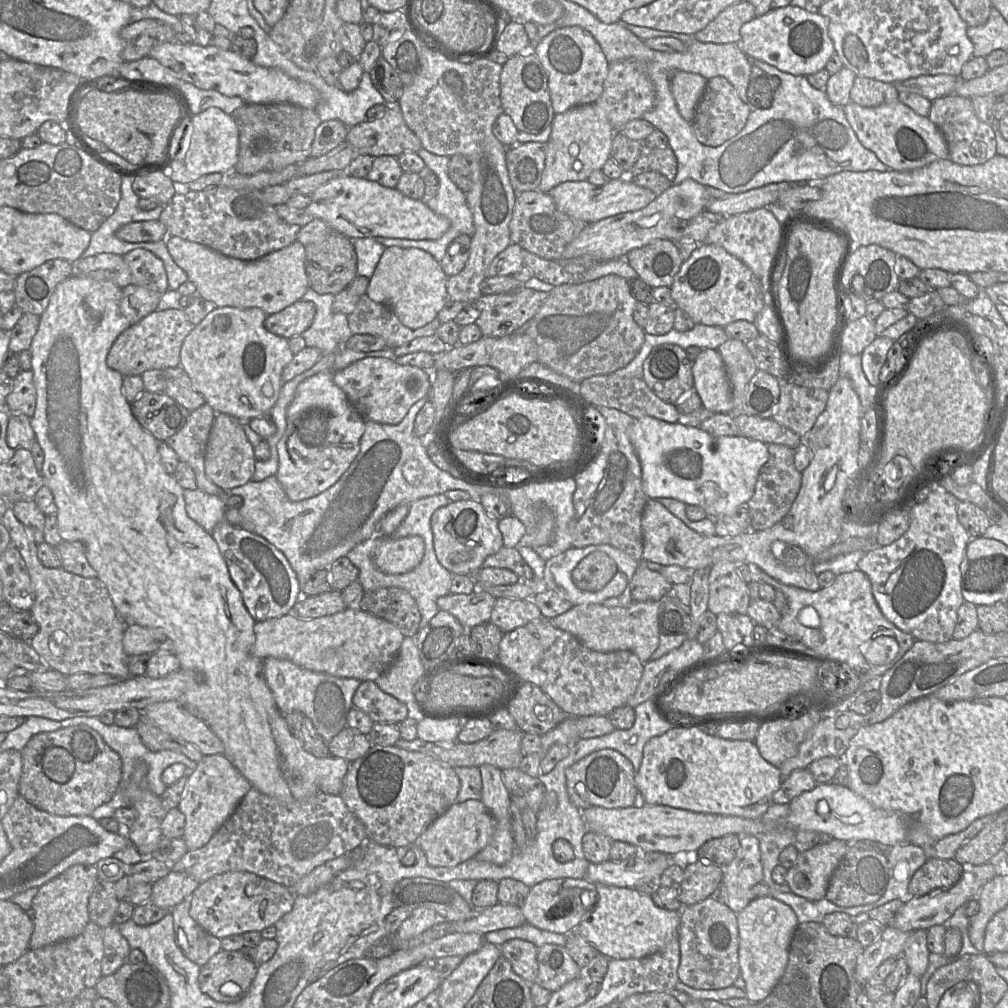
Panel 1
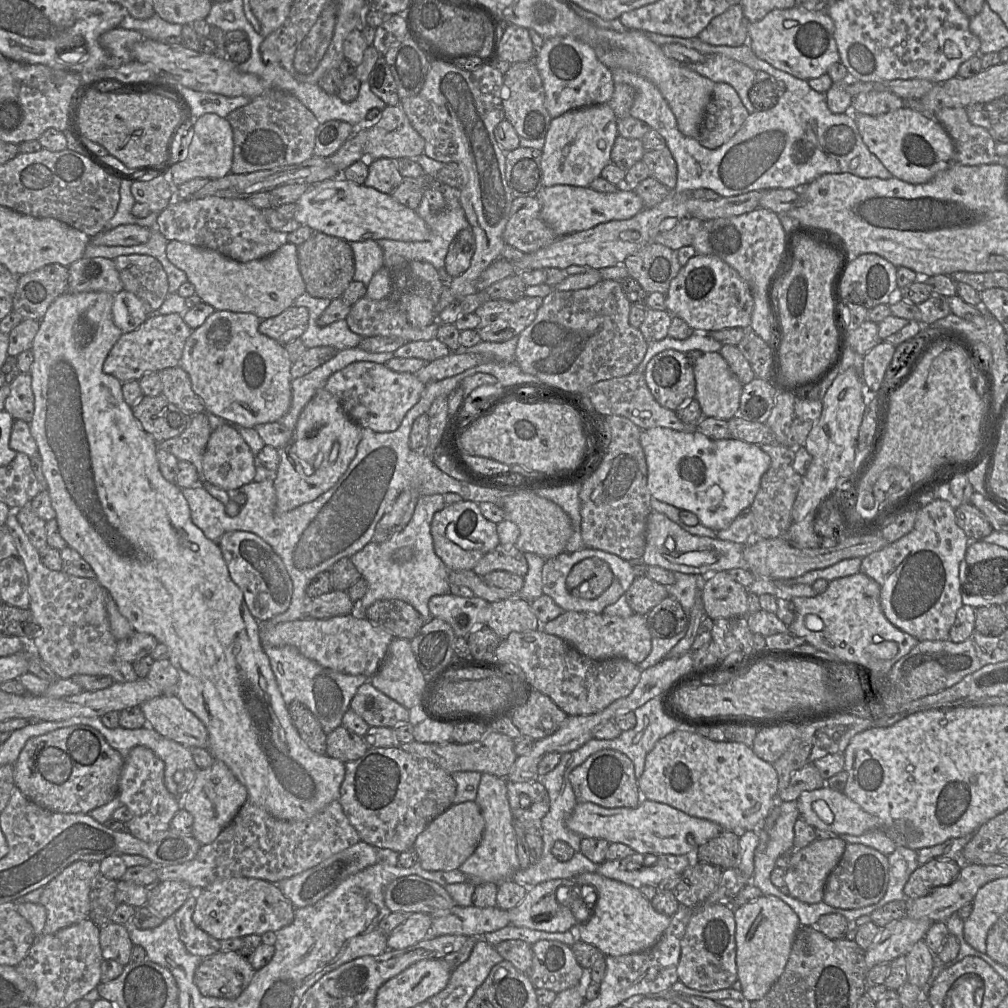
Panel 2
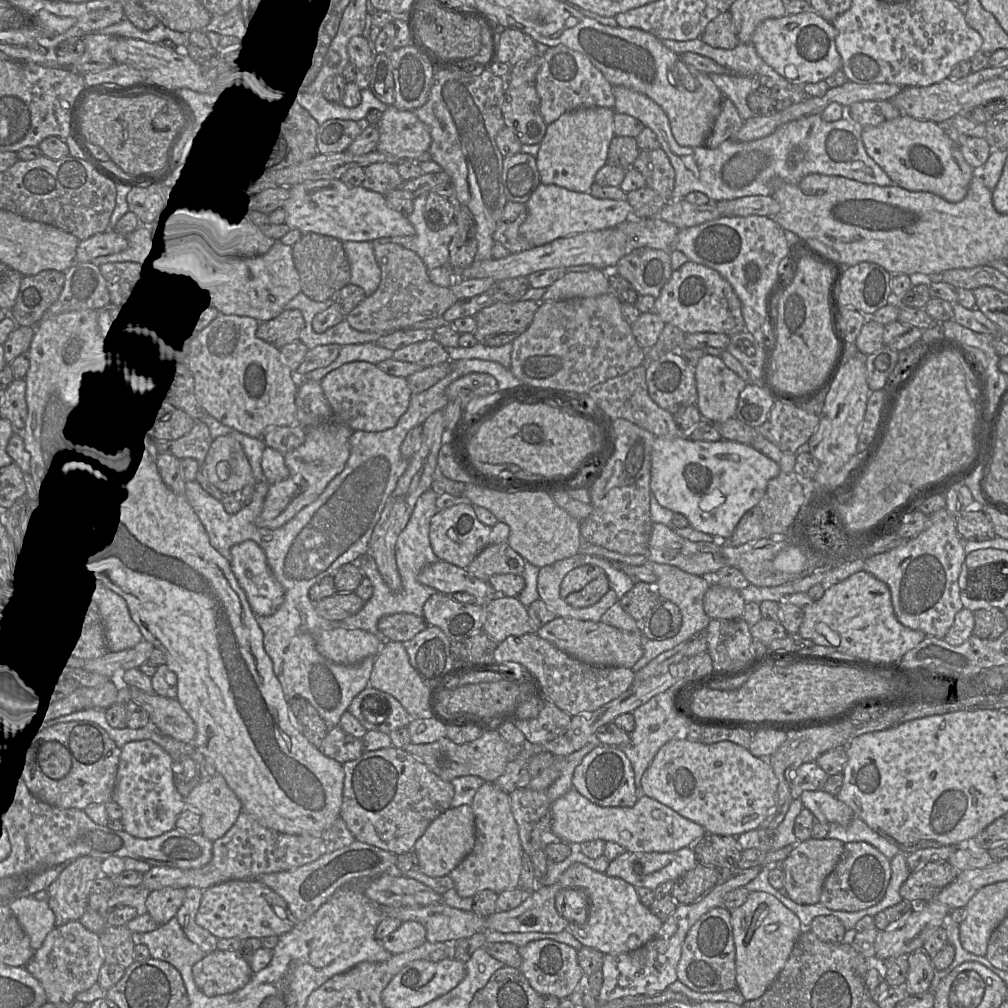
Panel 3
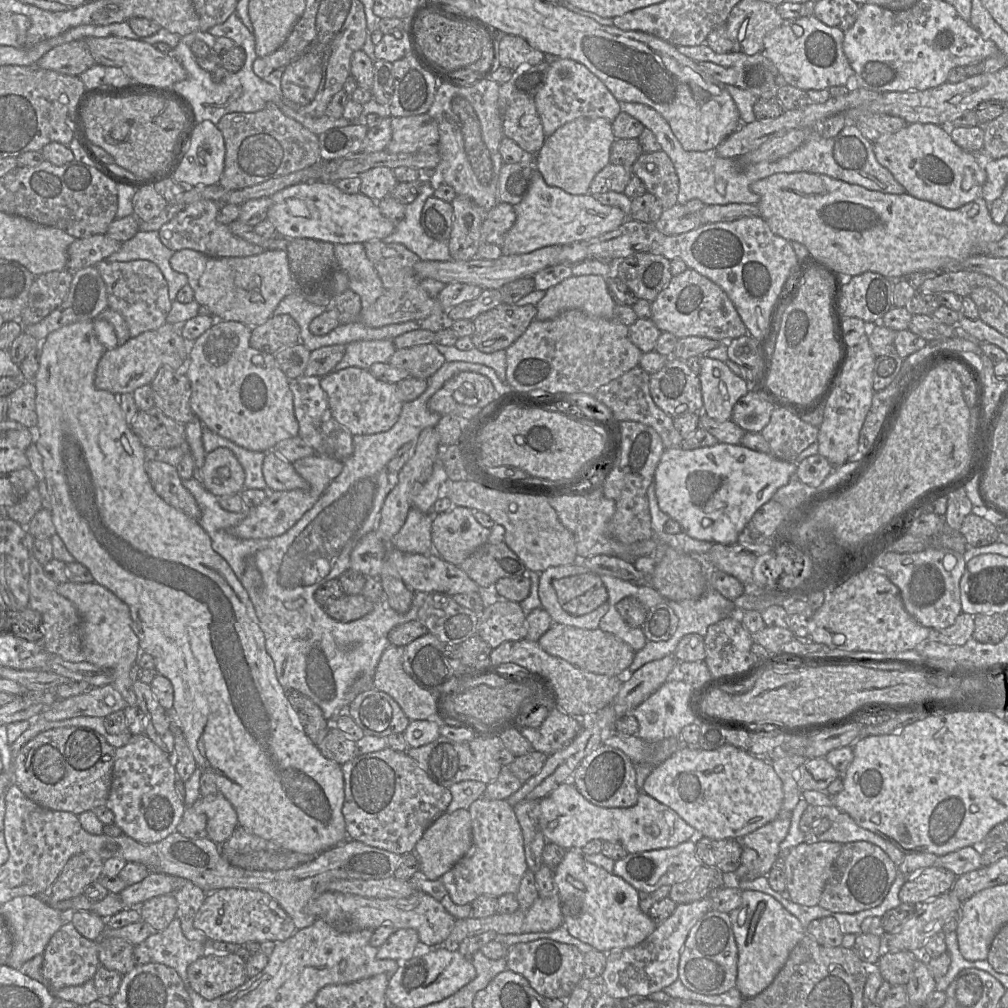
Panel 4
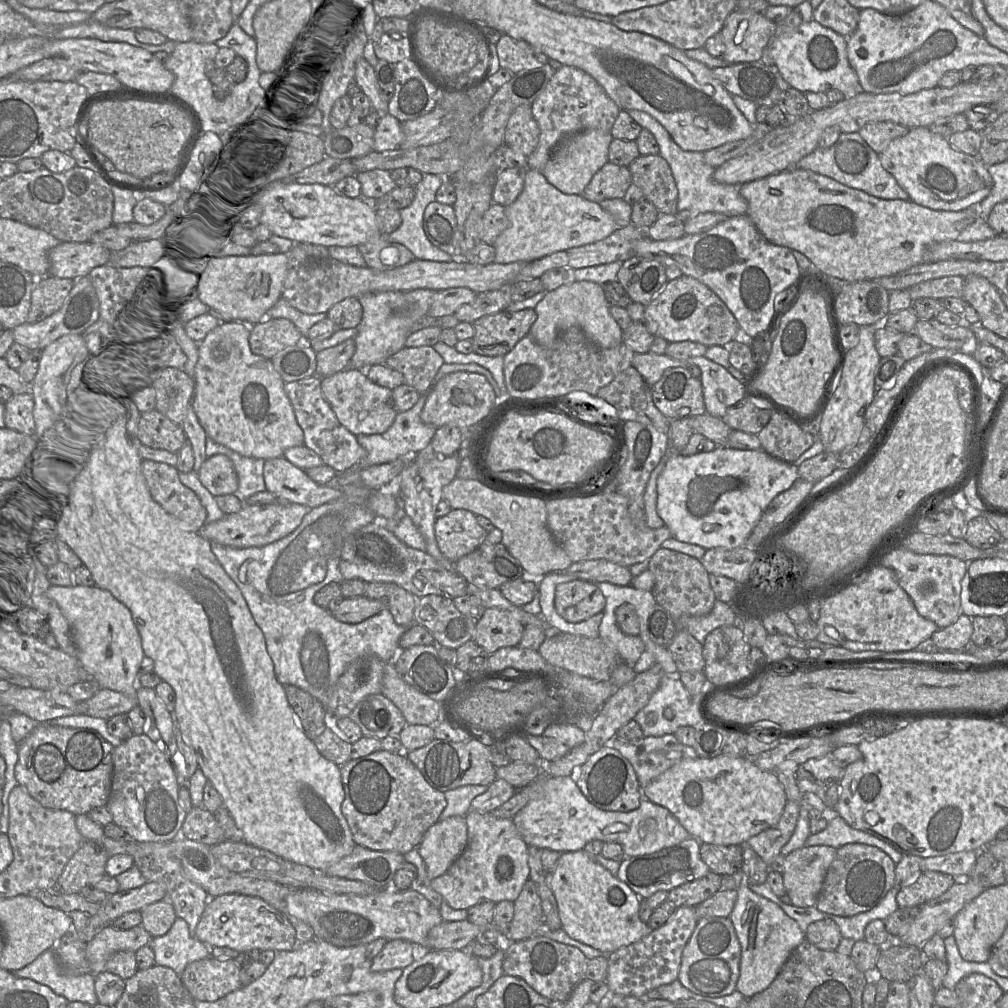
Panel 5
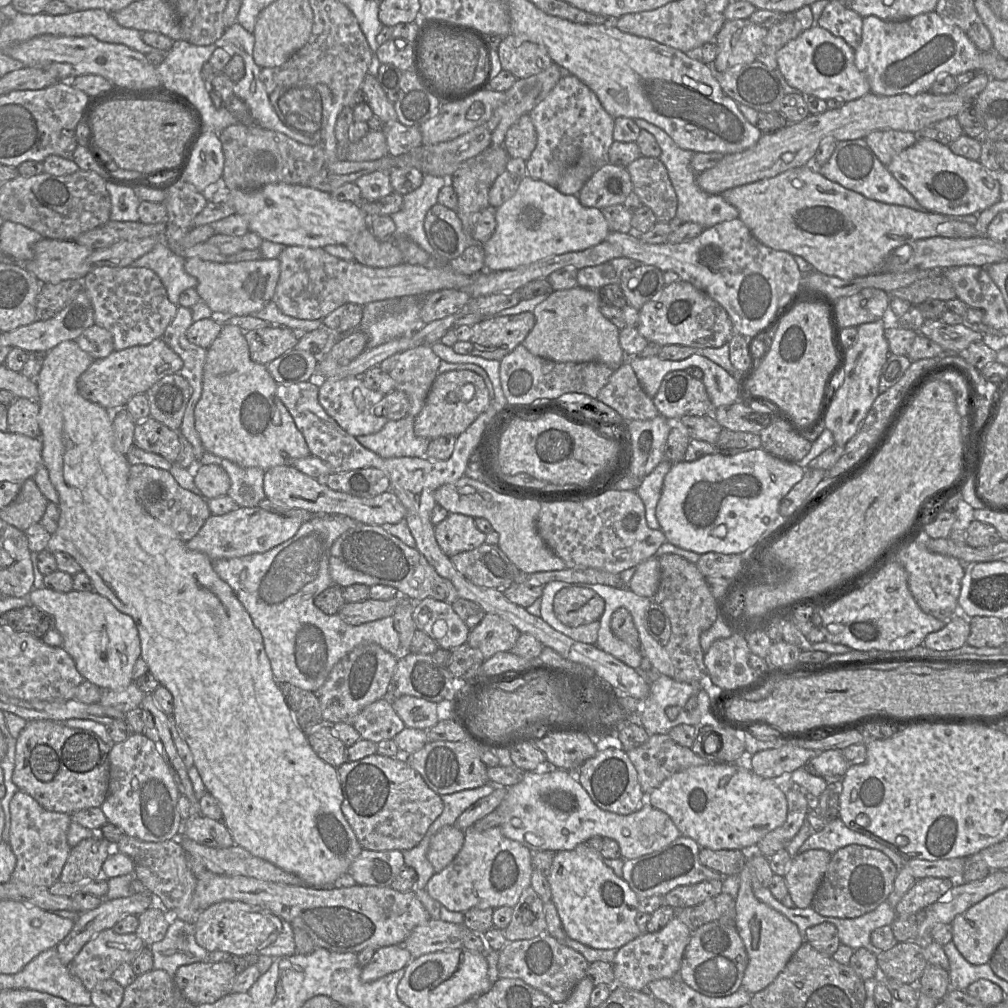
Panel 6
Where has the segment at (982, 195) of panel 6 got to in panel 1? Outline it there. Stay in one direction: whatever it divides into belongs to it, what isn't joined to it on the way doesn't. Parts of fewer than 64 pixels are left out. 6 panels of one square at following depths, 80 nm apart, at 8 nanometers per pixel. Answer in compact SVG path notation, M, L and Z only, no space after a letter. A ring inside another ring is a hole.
M849 102L843 111L860 143L894 171L910 171L948 158L946 141L937 126L928 116L920 116L900 102L876 107L863 107Z

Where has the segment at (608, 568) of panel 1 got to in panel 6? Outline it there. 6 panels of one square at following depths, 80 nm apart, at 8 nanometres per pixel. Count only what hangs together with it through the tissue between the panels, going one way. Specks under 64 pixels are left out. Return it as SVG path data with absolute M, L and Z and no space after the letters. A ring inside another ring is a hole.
M575 585L559 590L553 601L555 617L573 628L600 620L604 608L604 600L594 590Z

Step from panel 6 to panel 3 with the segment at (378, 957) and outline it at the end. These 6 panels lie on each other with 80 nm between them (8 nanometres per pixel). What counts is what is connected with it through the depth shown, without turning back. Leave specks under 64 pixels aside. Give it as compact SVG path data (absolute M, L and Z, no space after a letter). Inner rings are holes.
M416 921L402 922L400 927L383 939L383 947L392 955L410 951L426 940L425 927Z

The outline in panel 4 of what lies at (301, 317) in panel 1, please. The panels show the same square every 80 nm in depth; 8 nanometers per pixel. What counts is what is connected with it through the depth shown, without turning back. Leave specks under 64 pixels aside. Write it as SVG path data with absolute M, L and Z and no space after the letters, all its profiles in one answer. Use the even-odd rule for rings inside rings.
M289 314L272 315L265 323L251 328L250 346L265 353L275 355L284 348L301 343L300 326Z

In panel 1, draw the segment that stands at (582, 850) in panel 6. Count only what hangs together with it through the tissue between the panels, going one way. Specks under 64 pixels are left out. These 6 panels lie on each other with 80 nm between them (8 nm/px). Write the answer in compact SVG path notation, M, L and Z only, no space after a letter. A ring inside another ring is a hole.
M594 884L597 901L577 929L600 954L609 959L644 958L664 950L673 938L679 940L680 911L660 908L654 904L651 895L634 888Z

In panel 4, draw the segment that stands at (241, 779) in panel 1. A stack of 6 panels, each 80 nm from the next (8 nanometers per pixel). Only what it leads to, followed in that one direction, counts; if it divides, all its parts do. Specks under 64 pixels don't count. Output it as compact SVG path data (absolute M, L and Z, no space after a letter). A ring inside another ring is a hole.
M220 791L201 796L192 807L207 816L208 838L218 845L223 844L239 826L235 808Z

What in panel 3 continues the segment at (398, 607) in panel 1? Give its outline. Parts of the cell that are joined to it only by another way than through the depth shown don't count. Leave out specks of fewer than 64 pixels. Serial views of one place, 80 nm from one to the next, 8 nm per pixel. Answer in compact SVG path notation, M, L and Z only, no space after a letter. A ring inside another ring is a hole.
M396 613L382 617L378 630L384 641L406 643L428 626L425 619L411 613Z

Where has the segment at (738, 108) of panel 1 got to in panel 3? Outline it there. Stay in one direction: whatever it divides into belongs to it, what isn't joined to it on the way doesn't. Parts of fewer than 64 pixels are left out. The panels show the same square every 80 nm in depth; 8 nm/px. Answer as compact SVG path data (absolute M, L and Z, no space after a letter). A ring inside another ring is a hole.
M724 97L721 103L721 111L715 120L705 146L710 149L717 148L725 140L733 138L742 128L743 123L744 120L733 102Z

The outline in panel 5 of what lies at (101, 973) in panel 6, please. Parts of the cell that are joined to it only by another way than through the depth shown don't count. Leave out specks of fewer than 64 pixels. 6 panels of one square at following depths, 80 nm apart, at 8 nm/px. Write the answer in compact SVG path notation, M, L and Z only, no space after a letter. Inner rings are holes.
M141 924L127 930L118 930L112 925L105 926L86 944L90 973L97 975L106 971L106 963L114 953L136 952L148 945L151 939Z

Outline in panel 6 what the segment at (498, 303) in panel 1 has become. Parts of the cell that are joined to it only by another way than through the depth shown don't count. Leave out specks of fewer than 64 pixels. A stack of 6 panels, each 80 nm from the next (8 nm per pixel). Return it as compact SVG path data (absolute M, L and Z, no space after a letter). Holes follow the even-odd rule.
M532 312L493 316L472 326L471 355L501 361L522 344L535 325Z

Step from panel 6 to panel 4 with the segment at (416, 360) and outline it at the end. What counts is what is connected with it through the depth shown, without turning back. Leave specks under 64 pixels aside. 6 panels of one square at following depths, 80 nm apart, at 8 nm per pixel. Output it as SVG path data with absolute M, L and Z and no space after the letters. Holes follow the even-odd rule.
M436 343L397 349L389 363L409 373L409 376L428 380L446 362Z

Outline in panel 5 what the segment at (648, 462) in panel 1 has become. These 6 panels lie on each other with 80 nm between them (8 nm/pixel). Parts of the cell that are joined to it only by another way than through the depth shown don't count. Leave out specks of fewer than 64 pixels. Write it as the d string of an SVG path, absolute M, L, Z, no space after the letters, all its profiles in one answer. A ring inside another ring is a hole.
M716 447L711 452L671 457L657 480L657 513L679 541L696 544L705 549L743 547L769 503L788 490L799 479L793 462L776 459L763 449L740 450Z

